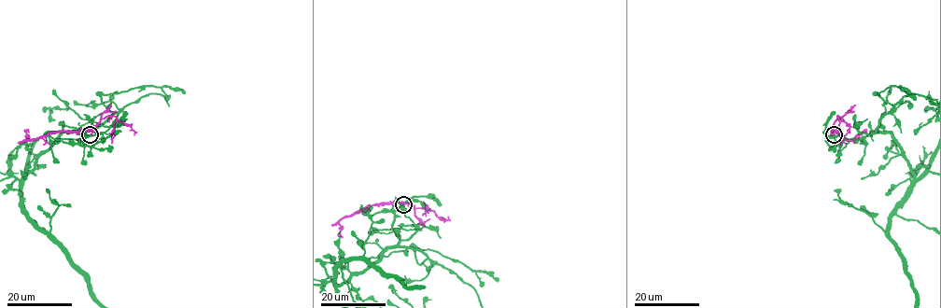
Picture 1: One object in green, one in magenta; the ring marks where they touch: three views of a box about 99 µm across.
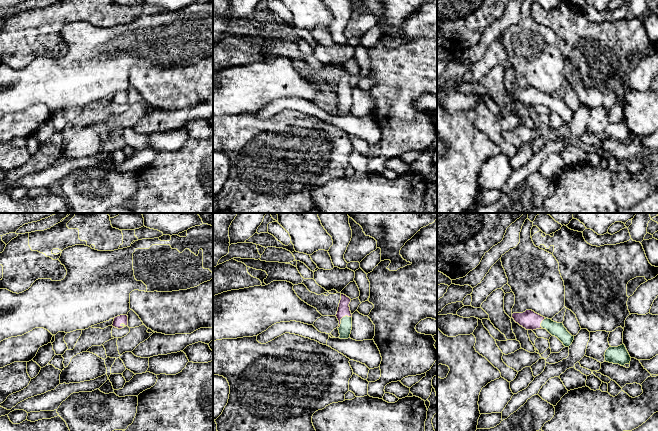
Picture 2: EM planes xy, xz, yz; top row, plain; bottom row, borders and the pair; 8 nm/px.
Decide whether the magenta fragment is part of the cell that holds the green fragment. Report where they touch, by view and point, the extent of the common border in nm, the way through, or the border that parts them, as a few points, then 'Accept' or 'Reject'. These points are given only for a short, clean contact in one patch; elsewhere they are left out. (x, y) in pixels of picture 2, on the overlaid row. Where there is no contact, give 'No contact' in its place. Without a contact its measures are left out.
Touches green at xz (341, 319). Shared border 150 nm. Boundary: xz (351, 316), (344, 316), (338, 328). Reject

